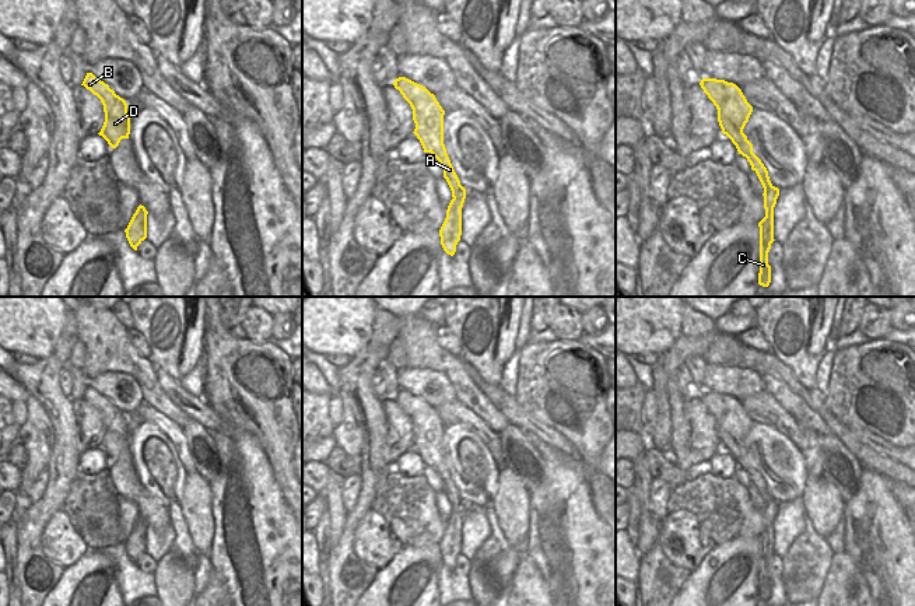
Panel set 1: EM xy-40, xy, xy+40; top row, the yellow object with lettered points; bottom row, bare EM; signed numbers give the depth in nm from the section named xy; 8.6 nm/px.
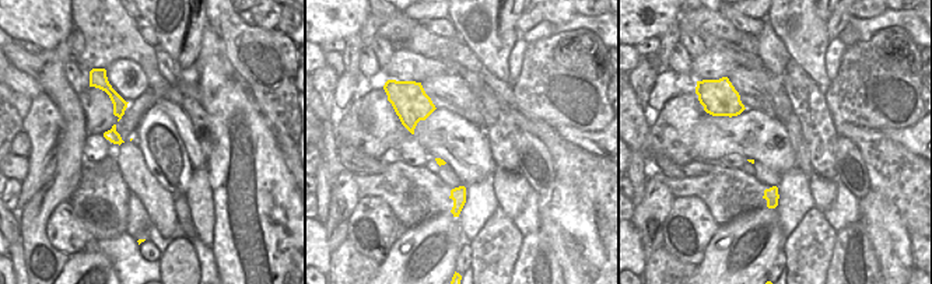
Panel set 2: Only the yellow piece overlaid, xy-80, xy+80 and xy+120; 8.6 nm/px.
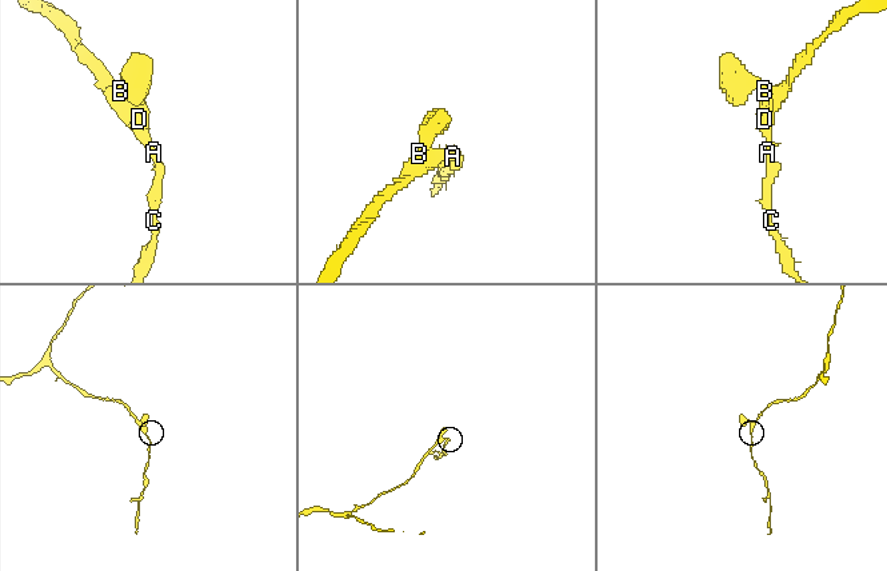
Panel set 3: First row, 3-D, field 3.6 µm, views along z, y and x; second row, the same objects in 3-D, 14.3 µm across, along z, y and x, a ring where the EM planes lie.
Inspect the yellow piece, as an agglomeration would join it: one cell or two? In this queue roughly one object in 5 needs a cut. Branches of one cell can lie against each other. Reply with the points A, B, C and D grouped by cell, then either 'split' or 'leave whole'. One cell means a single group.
groups A B C D; leave whole

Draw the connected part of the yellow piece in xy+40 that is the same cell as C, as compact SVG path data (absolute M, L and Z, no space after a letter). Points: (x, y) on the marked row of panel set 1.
M702 78L700 83L704 92L718 109L718 122L722 133L726 134L736 146L739 154L747 158L751 169L757 174L764 188L765 217L758 223L760 227L760 273L758 284L768 287L771 283L771 266L768 265L768 252L774 239L774 207L779 196L768 176L768 171L761 160L753 153L753 144L743 133L746 123L753 112L742 90L725 80Z

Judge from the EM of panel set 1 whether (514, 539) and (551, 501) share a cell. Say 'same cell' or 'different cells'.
different cells

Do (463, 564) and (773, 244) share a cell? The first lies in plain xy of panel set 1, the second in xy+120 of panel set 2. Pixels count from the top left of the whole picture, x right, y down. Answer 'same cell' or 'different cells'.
different cells

